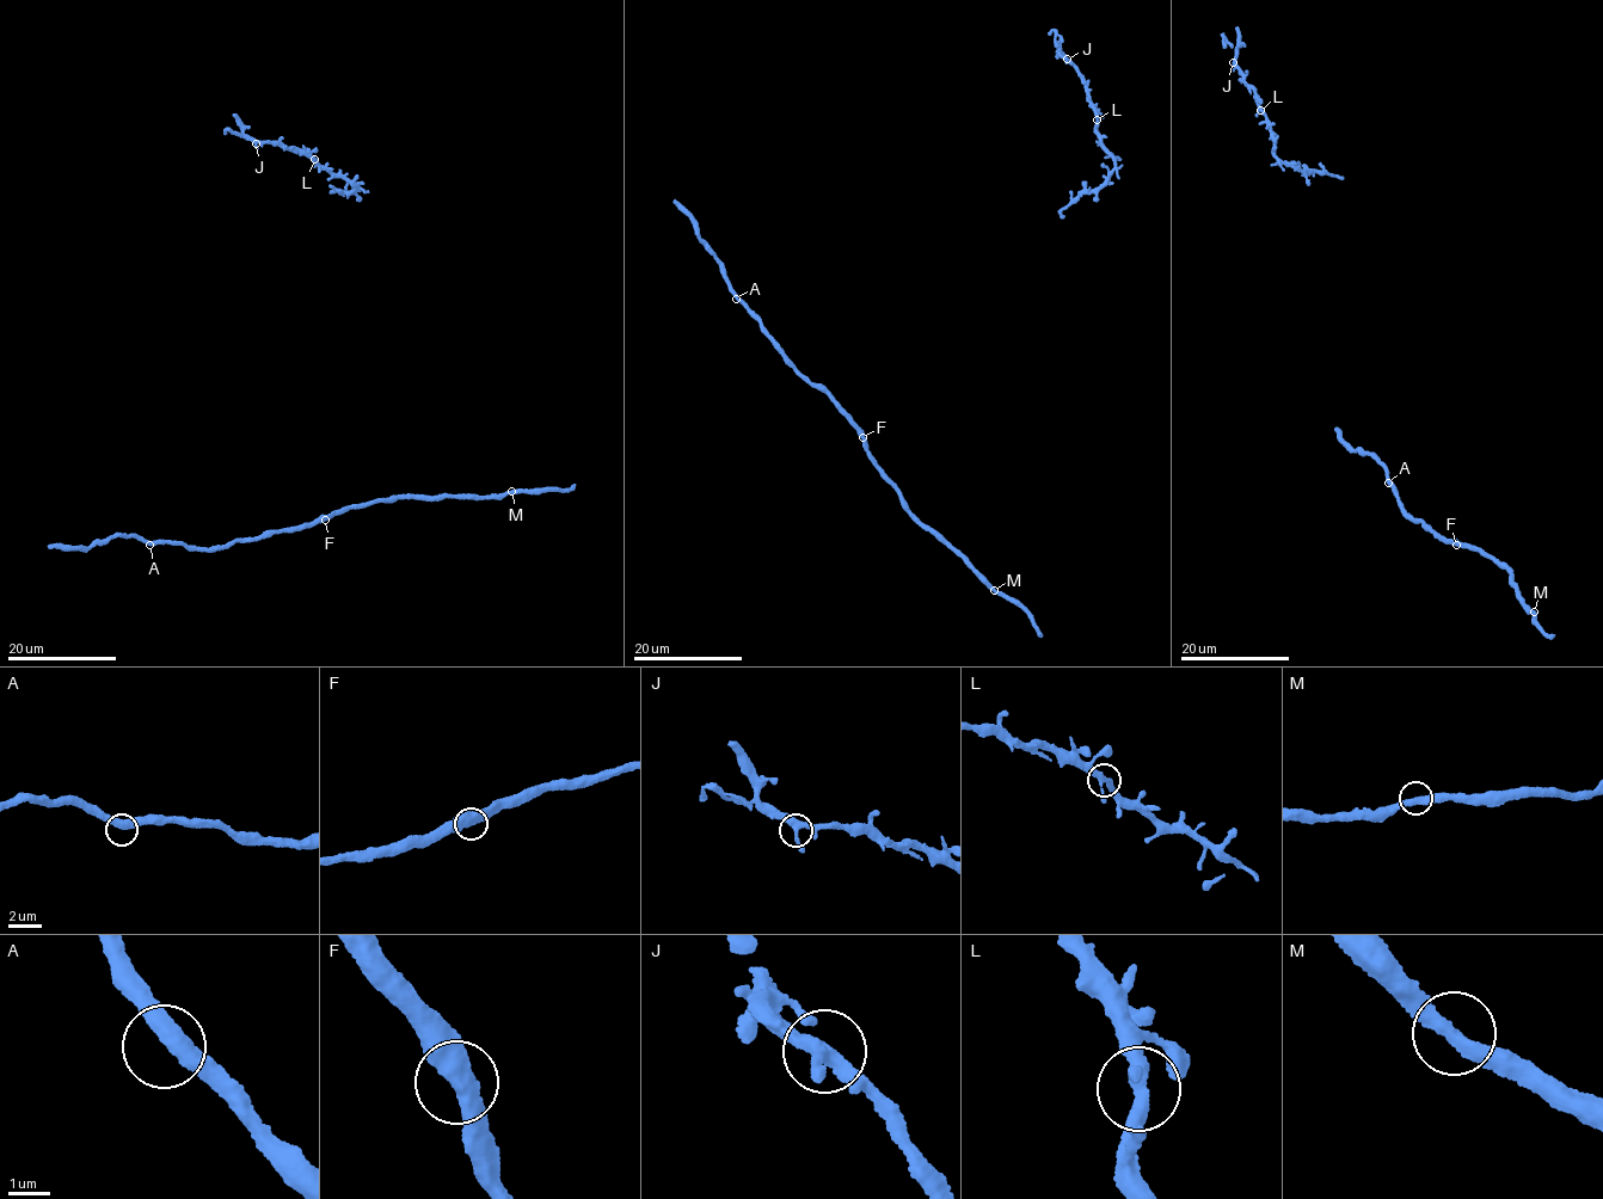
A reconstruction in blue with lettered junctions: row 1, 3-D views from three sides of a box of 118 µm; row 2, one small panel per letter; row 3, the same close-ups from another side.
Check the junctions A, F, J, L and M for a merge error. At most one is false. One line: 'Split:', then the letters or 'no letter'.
Split: no letter

